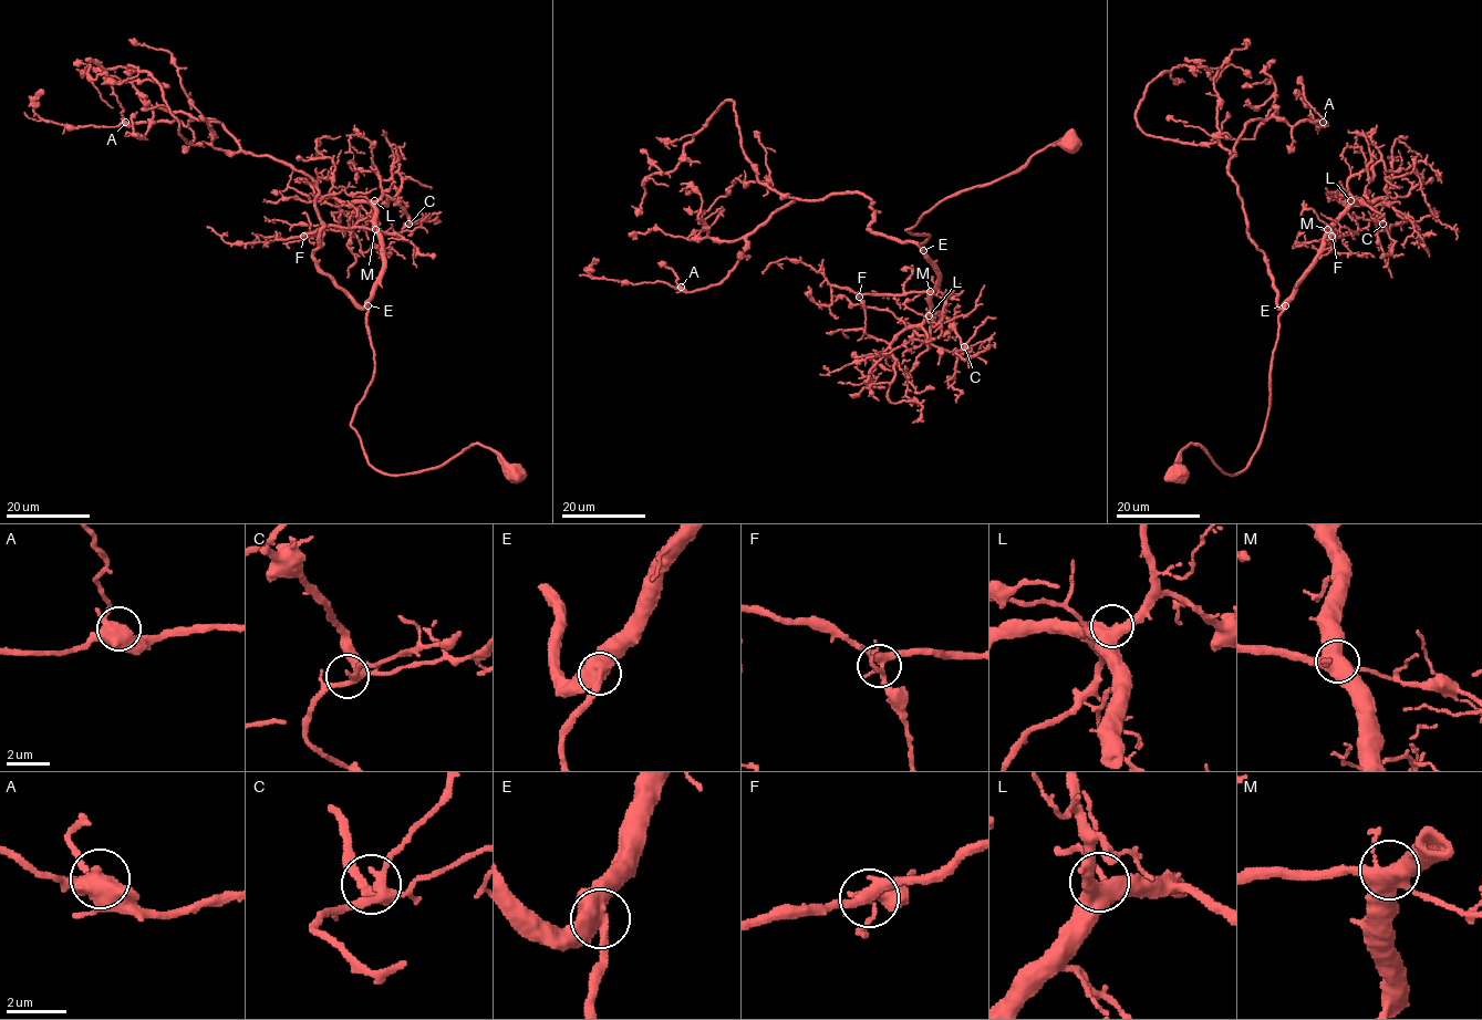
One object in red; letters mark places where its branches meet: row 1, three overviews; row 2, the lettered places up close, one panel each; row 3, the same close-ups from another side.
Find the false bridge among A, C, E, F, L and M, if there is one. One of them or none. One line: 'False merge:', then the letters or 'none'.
False merge: none

